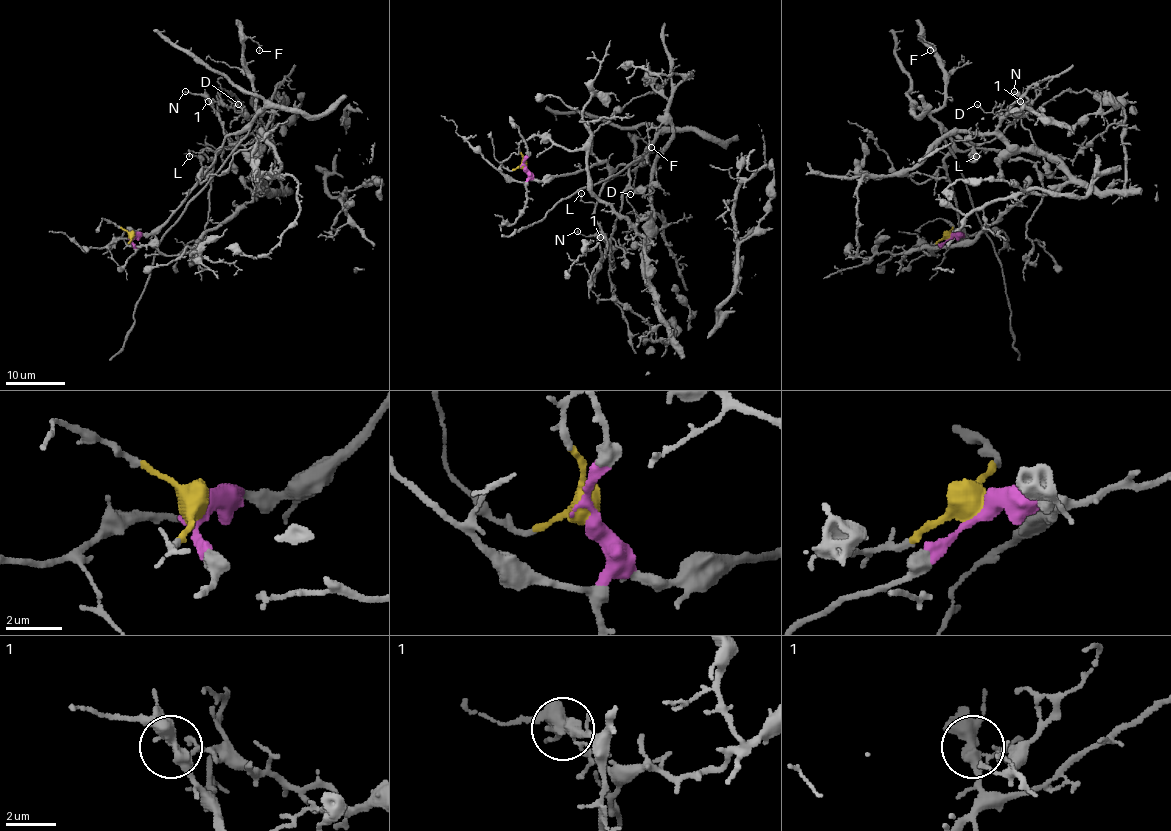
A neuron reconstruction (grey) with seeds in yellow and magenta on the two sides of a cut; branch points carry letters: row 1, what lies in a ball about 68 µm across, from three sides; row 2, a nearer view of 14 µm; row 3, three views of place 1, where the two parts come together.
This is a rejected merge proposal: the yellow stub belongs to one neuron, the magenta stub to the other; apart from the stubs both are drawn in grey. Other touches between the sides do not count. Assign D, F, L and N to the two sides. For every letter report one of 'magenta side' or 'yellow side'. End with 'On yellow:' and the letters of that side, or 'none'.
D: yellow side
F: magenta side
L: magenta side
N: magenta side
On yellow: D

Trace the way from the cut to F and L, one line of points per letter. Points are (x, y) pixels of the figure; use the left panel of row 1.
F: (131, 237), (153, 233), (224, 140), (256, 115), (243, 43), (250, 37), (259, 50)
L: (131, 237), (153, 233), (215, 159), (216, 152), (210, 149), (190, 150), (188, 156)

